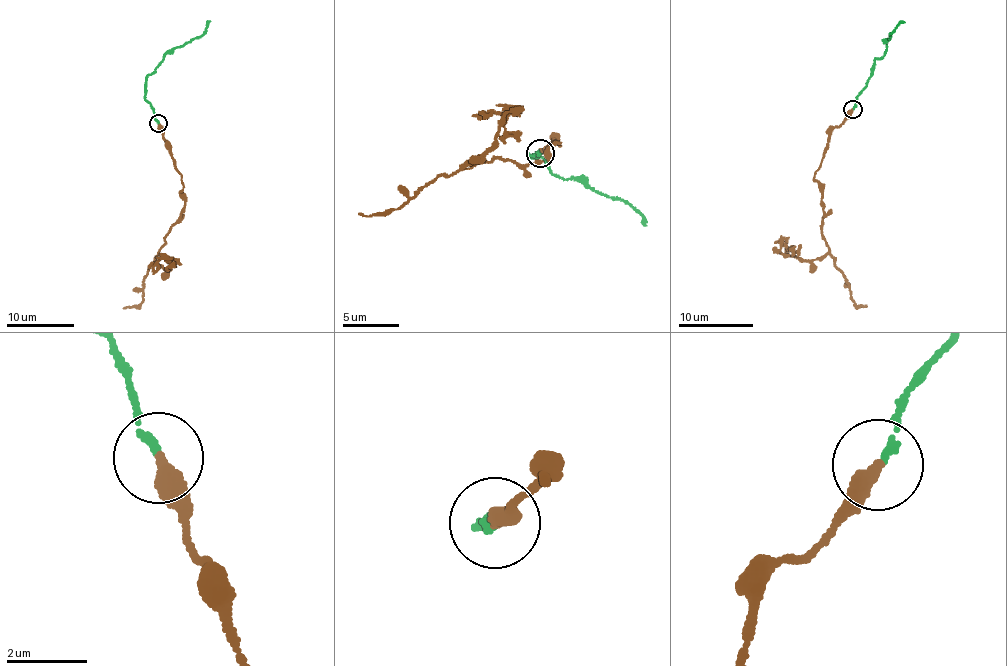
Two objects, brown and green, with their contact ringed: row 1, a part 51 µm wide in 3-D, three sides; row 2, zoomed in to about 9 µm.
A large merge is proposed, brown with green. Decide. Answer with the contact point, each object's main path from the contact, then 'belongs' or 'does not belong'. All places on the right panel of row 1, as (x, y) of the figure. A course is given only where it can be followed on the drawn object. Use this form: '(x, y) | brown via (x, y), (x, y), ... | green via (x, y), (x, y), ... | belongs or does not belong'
(852, 109) | brown via (853, 109), (831, 131), (813, 178), (829, 249), (806, 261), (780, 252), (784, 240), (785, 257) | green via (853, 109), (869, 78), (874, 60), (883, 54), (889, 35), (904, 22) | does not belong

